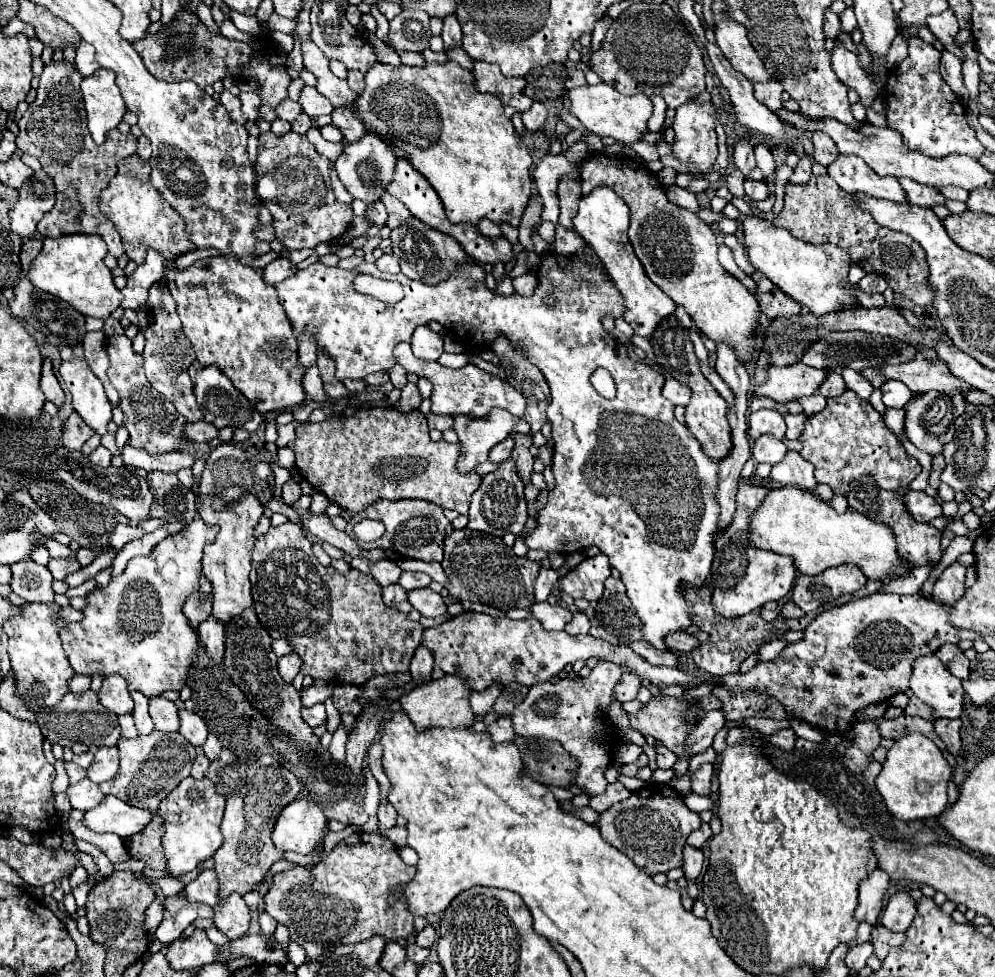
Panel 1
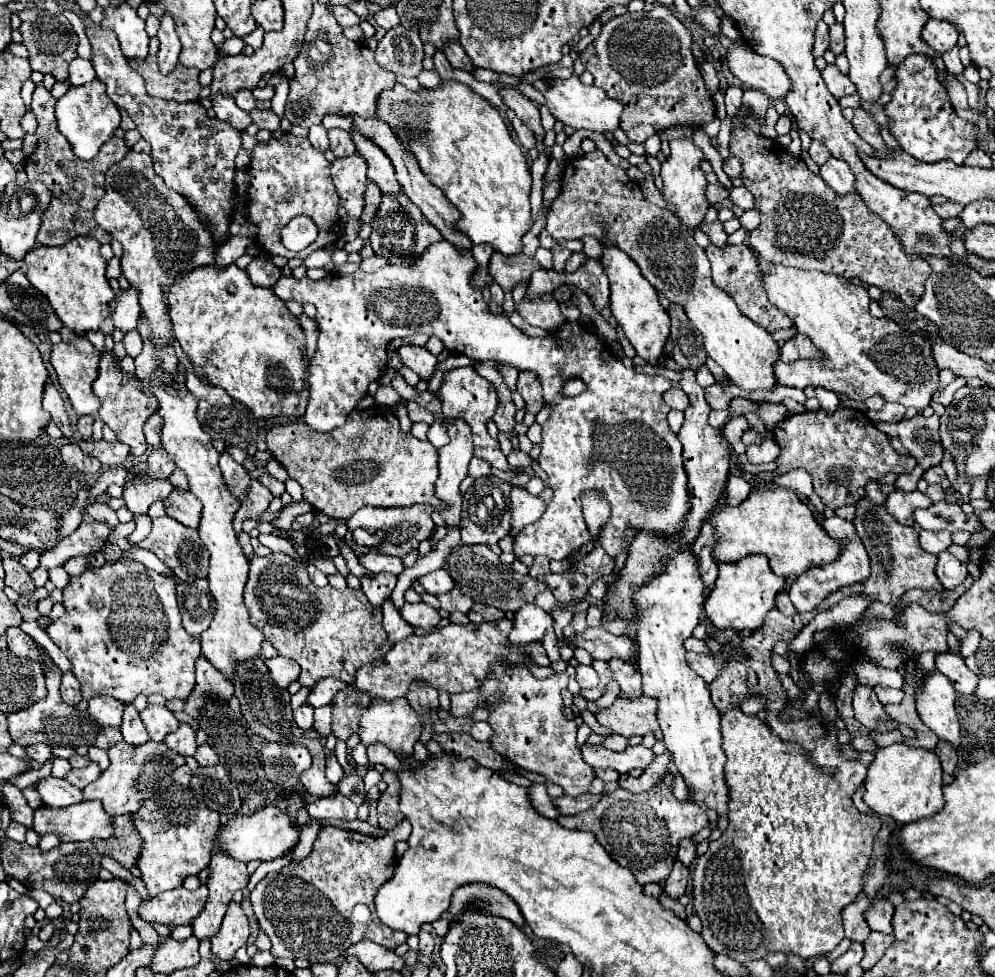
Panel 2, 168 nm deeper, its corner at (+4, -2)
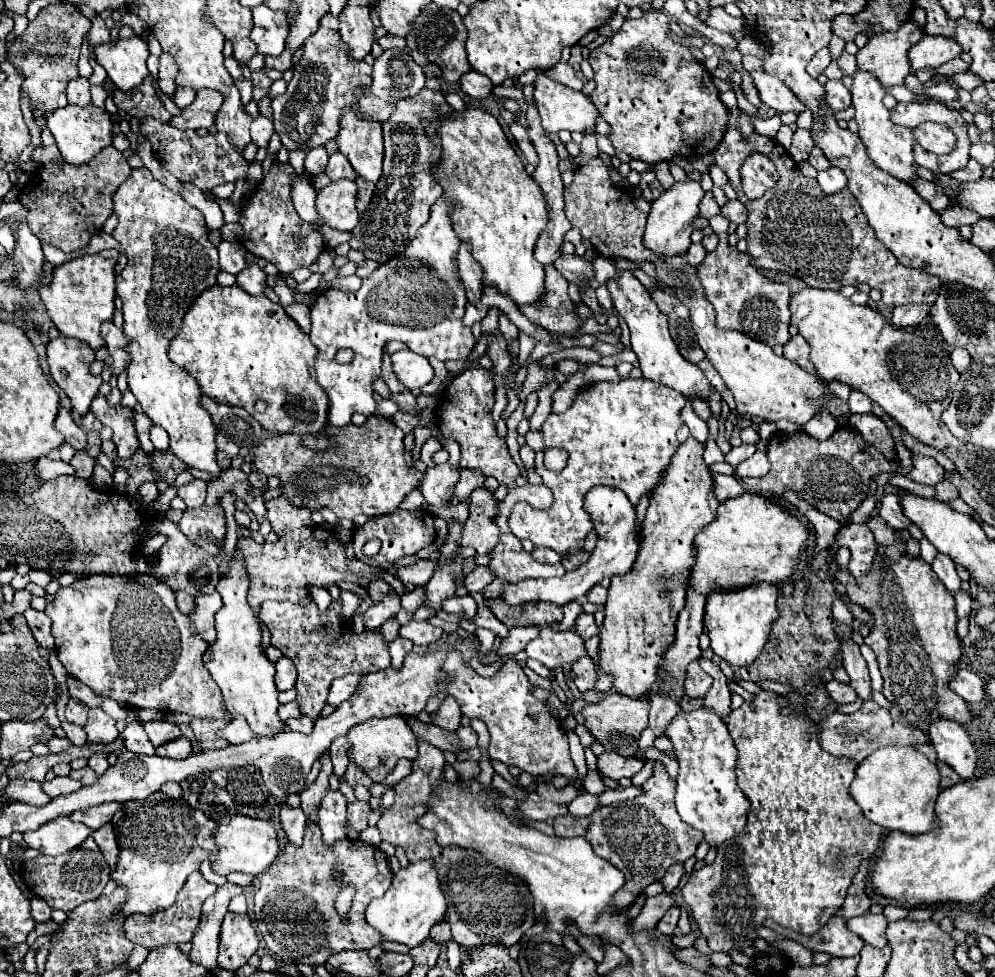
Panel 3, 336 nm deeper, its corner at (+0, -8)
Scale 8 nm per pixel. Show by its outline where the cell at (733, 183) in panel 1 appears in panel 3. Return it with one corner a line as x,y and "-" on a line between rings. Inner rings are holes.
706,193
706,195
702,197
700,205
698,205
698,217
712,219
712,217
714,217
714,215
718,215
718,213
720,213
720,207
718,207
718,203
714,201
712,193

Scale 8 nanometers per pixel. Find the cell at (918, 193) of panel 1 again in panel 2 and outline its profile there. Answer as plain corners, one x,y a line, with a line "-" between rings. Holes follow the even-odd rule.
934,203
932,205
934,207
934,211
942,217
942,219
948,219
948,217
958,217
960,213
962,213
962,209
964,207
960,207
960,203
946,203
946,205
942,205
942,203

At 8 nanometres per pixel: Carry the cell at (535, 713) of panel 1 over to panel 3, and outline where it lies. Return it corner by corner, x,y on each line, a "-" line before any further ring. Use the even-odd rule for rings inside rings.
450,651
442,671
446,679
438,685
438,691
446,697
454,697
460,703
462,715
486,723
490,731
488,753
492,759
514,765
534,777
552,771
574,781
576,767
568,753
568,737
560,721
552,717
548,701
538,701
532,695
532,683
516,659
508,659
494,677
480,677
458,651

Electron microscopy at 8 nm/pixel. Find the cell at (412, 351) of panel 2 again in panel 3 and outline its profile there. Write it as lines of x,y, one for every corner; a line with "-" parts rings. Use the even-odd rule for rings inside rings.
408,349
394,353
392,357
392,369
398,377
398,381
408,387
410,391
420,389
422,385
430,383
434,377
434,369
430,367
426,357
420,357

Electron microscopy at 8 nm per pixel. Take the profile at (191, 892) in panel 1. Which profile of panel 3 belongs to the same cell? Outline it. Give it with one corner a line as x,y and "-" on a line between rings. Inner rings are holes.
194,871
188,881
184,883
182,891
178,893
178,899
172,907
156,913
156,917
138,917
138,915
132,915
124,921
124,933
126,937
134,943
134,945
142,945
146,947
148,951
152,949
158,949
162,945
170,945
170,943
184,943
184,941
192,941
192,935
194,935
194,929
198,927
198,921
200,921
200,907
204,903
206,897
210,897
212,893
216,891
216,885
208,883
200,871

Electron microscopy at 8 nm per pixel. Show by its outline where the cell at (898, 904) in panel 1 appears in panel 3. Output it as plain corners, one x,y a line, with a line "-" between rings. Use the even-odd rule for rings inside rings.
864,913
860,917
854,917
848,921
848,929
858,935
866,945
872,947
884,947
886,945
886,919
884,915
872,915

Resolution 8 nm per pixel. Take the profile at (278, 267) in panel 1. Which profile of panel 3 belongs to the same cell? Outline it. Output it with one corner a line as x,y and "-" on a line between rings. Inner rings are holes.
256,265
246,267
236,275
236,285
250,295
262,295
266,289
266,273

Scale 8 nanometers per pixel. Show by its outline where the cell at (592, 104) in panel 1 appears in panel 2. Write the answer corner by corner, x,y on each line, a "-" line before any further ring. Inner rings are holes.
572,75
568,79
556,79
546,89
544,97
550,113
564,125
570,125
574,129
590,129
596,133
614,133
616,129
620,129
622,103
616,99
610,99
606,91
596,85
582,85
578,75

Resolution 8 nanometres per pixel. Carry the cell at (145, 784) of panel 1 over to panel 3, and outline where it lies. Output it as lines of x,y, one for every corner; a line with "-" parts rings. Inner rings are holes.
104,803
104,805
96,805
92,809
84,809
84,811
76,811
70,815
72,821
80,821
84,823
86,827
90,827
92,831
110,823
112,815
120,809
122,805
112,805
112,803

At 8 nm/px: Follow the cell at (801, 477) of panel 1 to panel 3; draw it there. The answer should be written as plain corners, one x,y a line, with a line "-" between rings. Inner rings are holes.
786,489
784,497
788,499
788,503
792,503
814,527
814,533
816,533
816,545
814,545
814,553
820,553
820,551
830,551
832,545
834,545
834,537
840,529
840,523
838,521
832,521
832,517
824,517
824,513
818,513
818,509
812,509
806,501
800,501
796,497
796,493
792,493
790,489

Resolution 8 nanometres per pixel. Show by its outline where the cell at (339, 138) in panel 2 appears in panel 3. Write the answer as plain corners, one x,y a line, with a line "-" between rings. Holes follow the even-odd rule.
334,153
330,155
328,167
326,167
326,175
330,177
330,181
340,181
340,179
356,179
356,171
352,169
352,165
348,163
348,159
342,153

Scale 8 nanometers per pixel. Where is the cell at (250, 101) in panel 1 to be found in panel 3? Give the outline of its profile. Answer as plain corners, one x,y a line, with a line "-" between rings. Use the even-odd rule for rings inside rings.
258,115
254,121
252,121
252,141
258,145
258,147
268,147
268,141
274,133
274,127
272,127
272,121
264,115

